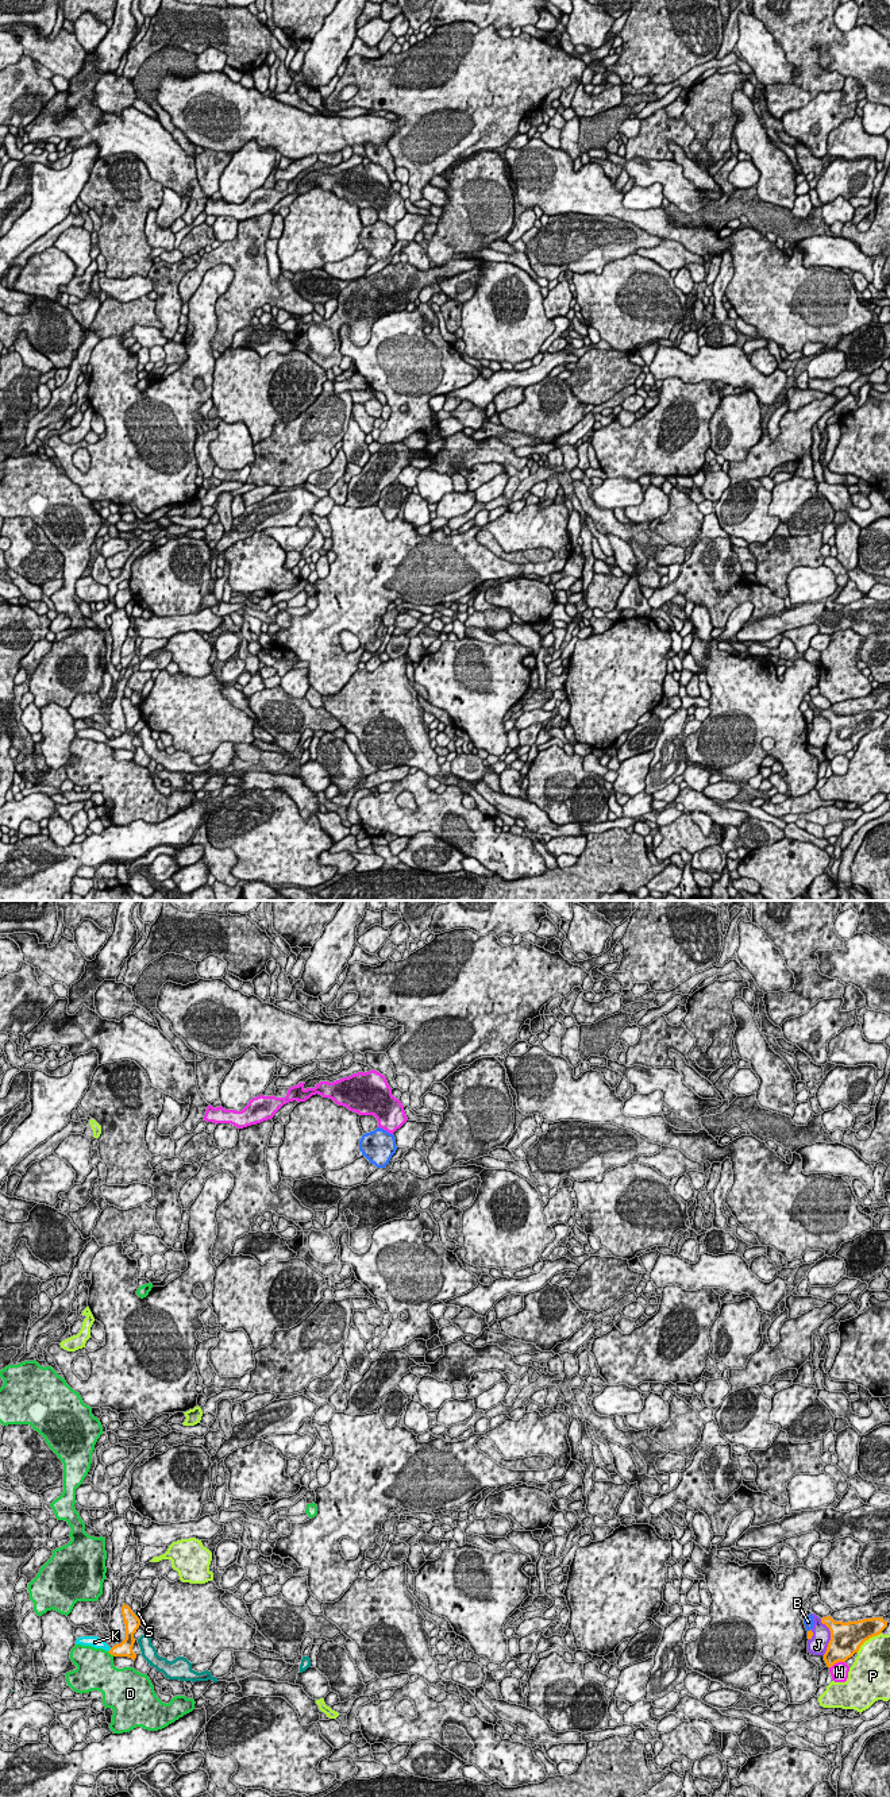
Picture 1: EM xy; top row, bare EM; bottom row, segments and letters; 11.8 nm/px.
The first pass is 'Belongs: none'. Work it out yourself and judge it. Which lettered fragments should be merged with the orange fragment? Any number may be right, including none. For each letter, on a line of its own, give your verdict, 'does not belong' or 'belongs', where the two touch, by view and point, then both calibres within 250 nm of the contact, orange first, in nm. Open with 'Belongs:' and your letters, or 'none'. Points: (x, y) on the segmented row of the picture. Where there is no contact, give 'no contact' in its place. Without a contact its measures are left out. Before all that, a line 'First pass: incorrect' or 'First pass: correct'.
First pass: incorrect
Belongs: K
B: does not belong; meets orange in xy at (810, 1630); 60 nm thick on the orange side, 120 nm on the other
D: does not belong; meets orange in xy at (111, 1654); 180 nm thick on the orange side, 440 nm on the other
H: does not belong; meets orange in xy at (836, 1662); 340 nm thick on the orange side, 220 nm on the other
J: does not belong; meets orange in xy at (831, 1637); 380 nm thick on the orange side, 220 nm on the other
K: belongs; meets orange in xy at (110, 1650); 180 nm thick on the orange side, 130 nm on the other
P: does not belong; meets orange in xy at (867, 1639); 380 nm thick on the orange side, 400 nm on the other
S: does not belong; meets orange in xy at (137, 1616); 180 nm thick on the orange side, 50 nm on the other

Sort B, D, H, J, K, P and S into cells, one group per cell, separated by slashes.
B / D / H / J / K / P / S

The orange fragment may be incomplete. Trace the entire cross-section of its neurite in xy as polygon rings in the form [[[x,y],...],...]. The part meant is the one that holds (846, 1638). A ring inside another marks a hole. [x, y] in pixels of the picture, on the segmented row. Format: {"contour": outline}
{"contour": [[[827,1616],[821,1619],[821,1623],[831,1631],[831,1640],[824,1654],[828,1667],[832,1667],[837,1662],[845,1662],[859,1651],[866,1640],[882,1634],[887,1627],[887,1621],[883,1617],[843,1623]]]}

